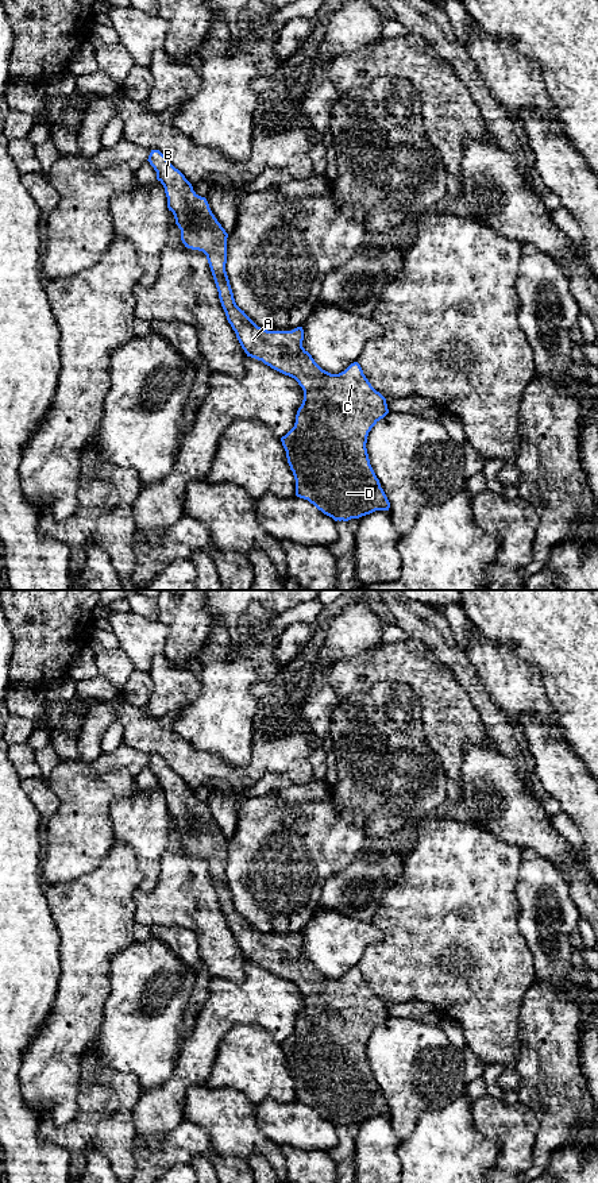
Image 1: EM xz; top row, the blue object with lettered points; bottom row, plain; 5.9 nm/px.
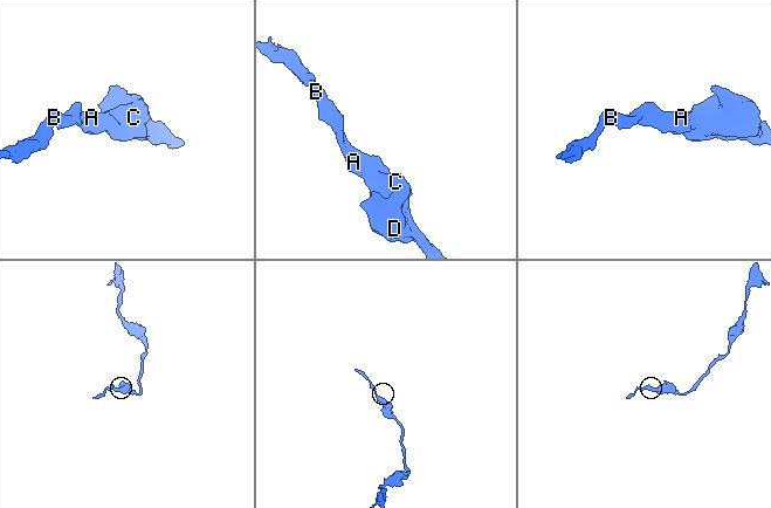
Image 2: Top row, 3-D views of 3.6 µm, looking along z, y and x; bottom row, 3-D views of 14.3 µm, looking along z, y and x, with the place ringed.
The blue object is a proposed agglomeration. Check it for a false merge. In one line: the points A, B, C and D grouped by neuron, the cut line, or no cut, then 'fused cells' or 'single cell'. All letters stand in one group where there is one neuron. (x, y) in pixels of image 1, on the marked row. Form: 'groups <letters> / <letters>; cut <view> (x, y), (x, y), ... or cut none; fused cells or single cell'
groups A B C D; cut none; single cell

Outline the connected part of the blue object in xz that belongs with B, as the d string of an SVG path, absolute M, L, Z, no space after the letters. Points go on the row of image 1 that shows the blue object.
M151 150L147 161L165 188L167 208L181 230L182 243L207 255L221 307L247 357L294 378L304 390L294 427L281 438L296 479L296 496L308 500L335 521L389 510L390 502L370 465L366 448L369 432L389 413L386 398L371 386L358 362L339 374L323 370L302 347L302 327L292 331L267 331L258 327L235 303L225 271L228 234L212 213L207 199L193 190L192 184L159 150Z

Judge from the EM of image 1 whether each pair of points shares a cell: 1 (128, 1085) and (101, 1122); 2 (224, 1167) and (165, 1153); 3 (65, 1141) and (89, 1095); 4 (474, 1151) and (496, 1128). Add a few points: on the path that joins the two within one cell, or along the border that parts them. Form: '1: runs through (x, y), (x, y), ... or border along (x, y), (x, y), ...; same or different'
1: runs through (119, 1094), (104, 1109), (104, 1113); same
2: runs through (209, 1153), (204, 1148), (180, 1148); same
3: runs through (76, 1131), (89, 1117), (89, 1106); same
4: border along (471, 1110), (474, 1126), (498, 1145), (496, 1168); different

